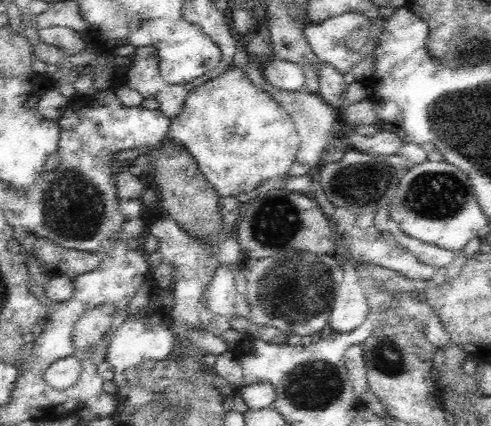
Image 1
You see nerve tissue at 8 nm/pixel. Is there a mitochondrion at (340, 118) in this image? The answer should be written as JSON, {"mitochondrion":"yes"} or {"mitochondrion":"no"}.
{"mitochondrion":"no"}

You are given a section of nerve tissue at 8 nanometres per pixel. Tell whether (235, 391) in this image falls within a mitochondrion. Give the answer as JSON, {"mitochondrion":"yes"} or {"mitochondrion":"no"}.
{"mitochondrion":"no"}

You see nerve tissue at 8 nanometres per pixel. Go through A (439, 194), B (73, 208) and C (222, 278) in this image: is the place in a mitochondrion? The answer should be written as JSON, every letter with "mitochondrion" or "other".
{"A":"mitochondrion","B":"mitochondrion","C":"other"}

